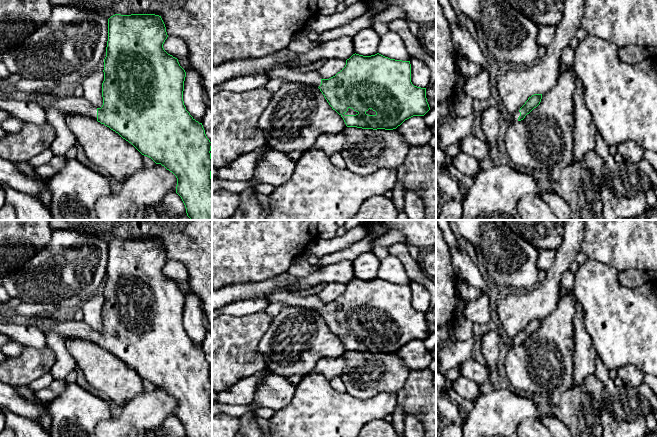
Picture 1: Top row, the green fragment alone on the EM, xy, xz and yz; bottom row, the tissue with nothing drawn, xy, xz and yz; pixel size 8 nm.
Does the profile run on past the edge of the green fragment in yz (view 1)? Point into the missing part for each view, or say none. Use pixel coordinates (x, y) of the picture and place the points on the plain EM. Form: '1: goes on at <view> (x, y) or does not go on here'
1: goes on at yz (516, 339)

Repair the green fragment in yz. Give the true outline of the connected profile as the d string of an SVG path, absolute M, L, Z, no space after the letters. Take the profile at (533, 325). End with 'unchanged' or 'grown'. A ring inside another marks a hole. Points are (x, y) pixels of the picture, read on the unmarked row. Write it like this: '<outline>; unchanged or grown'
M534 318L528 322L525 328L514 337L514 346L521 345L529 338L534 332L536 332L542 323L542 318Z; grown

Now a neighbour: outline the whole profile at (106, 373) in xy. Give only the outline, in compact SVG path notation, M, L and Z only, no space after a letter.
M77 338L64 340L67 350L88 383L112 402L124 407L144 391L142 378L109 351Z

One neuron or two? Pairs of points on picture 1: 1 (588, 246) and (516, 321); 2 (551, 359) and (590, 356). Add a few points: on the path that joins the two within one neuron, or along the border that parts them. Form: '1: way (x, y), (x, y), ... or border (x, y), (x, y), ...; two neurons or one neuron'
1: border (584, 230), (580, 251); two neurons
2: border (575, 334), (573, 381); two neurons

